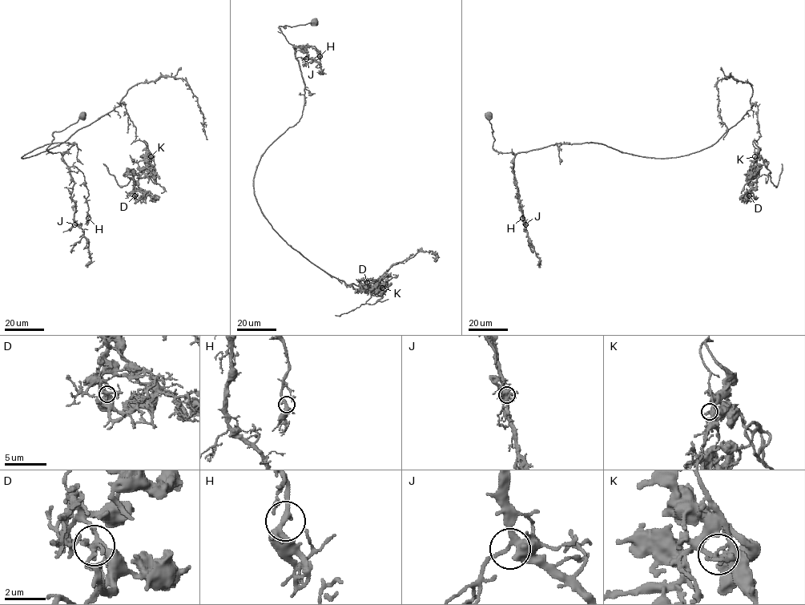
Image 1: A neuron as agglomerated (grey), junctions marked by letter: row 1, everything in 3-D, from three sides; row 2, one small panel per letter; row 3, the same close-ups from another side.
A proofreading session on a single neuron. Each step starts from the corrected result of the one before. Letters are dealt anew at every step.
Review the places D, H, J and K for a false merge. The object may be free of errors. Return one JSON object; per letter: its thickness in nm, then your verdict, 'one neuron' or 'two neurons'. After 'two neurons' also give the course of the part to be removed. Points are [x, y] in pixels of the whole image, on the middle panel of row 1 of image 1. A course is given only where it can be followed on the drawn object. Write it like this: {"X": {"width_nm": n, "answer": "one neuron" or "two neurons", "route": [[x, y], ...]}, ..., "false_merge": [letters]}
{"D": {"width_nm": 280, "answer": "one neuron"}, "H": {"width_nm": 280, "answer": "one neuron"}, "J": {"width_nm": 300, "answer": "one neuron"}, "K": {"width_nm": 280, "answer": "two neurons", "route": [[382, 288], [381, 298], [374, 289], [377, 284], [369, 289], [362, 286], [361, 291], [360, 281], [364, 277]]}, "false_merge": ["K"]}

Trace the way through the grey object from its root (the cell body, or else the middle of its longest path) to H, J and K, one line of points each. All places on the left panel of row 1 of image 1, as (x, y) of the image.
H: (81, 115), (53, 133), (47, 150), (59, 151), (67, 166), (76, 166), (83, 174), (88, 218)
J: (81, 115), (76, 122), (54, 131), (47, 149), (61, 154), (74, 183), (70, 195), (74, 224)
K: (81, 115), (52, 135), (47, 150), (65, 151), (72, 143), (22, 158), (122, 103), (150, 157)

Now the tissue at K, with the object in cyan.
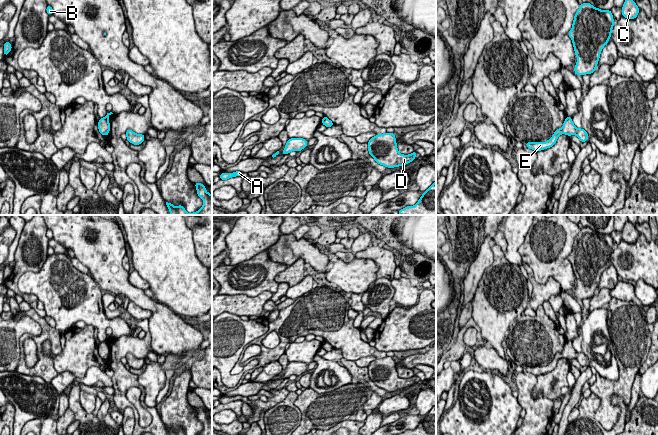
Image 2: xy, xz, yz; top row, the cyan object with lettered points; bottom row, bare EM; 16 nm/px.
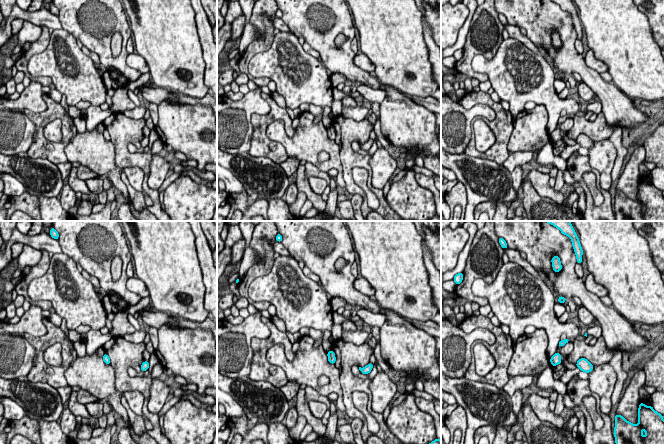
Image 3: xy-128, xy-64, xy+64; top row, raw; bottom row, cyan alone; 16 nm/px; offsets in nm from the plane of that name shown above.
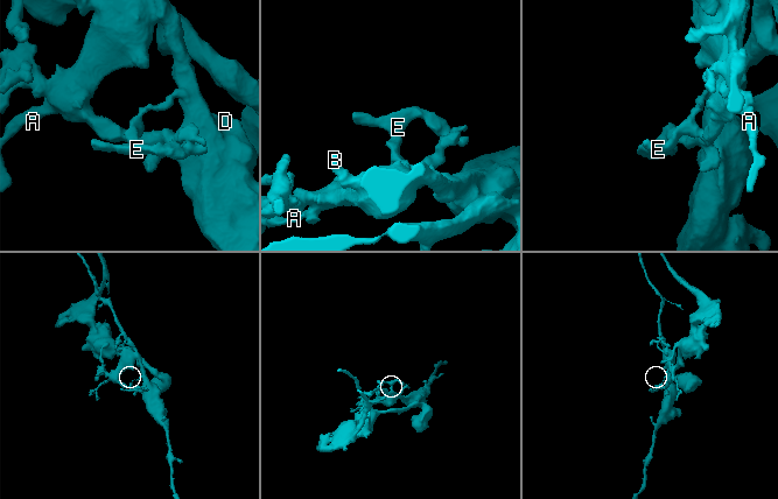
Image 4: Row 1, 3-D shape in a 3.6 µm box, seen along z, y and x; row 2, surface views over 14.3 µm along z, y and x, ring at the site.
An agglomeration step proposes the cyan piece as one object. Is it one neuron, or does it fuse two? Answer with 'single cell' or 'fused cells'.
fused cells

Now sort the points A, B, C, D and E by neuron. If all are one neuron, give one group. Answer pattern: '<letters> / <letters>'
A B C E / D

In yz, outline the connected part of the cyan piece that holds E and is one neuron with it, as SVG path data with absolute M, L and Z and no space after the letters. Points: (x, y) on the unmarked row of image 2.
M566 341L563 350L561 352L557 353L554 356L553 360L548 365L533 366L533 367L526 366L526 370L527 370L527 372L532 373L536 376L550 372L556 367L558 360L561 358L566 358L568 360L577 359L581 366L585 366L588 364L587 356L582 352L580 352L580 353L576 352L575 349L573 348L573 346L569 346L568 342Z

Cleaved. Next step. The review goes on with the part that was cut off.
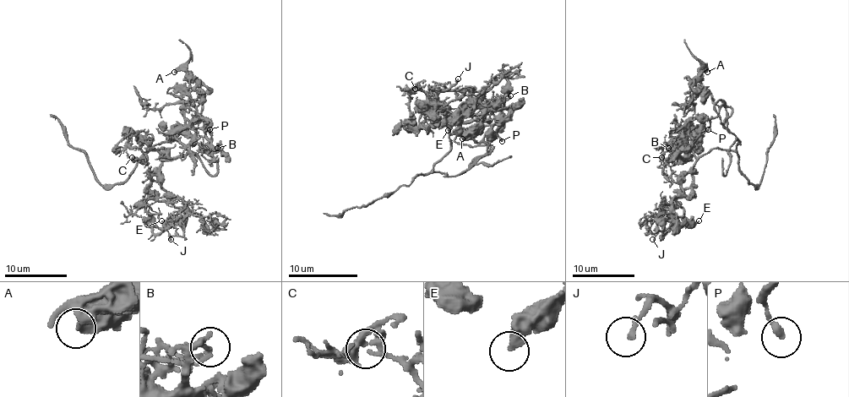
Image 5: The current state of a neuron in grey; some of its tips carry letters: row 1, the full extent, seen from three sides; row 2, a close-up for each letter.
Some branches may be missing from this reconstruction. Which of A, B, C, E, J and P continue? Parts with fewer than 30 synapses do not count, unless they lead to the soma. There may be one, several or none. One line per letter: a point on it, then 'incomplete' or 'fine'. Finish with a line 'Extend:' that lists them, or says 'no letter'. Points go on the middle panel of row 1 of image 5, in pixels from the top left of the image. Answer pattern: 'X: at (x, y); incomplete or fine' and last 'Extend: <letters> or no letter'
A: at (462, 138); fine
B: at (510, 95); fine
C: at (415, 89); fine
E: at (448, 130); fine
J: at (458, 78); fine
P: at (502, 141); fine
Extend: no letter

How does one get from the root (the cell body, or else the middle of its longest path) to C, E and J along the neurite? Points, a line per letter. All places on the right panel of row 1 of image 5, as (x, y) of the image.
C: (691, 129), (674, 148), (682, 157), (689, 157), (693, 154), (689, 149), (680, 163), (672, 163), (661, 157)
E: (691, 129), (674, 148), (694, 162), (676, 199), (683, 210), (676, 220), (699, 220)
J: (691, 129), (674, 151), (694, 162), (694, 181), (670, 209), (674, 225), (666, 233), (659, 230), (652, 239)

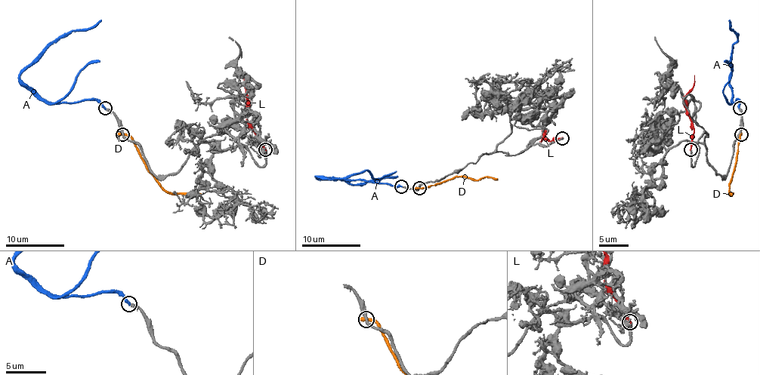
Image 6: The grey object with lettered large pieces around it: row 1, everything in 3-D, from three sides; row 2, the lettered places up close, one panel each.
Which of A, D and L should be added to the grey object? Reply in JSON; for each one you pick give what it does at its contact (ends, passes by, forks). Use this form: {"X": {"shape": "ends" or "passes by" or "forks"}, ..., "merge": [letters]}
{"A": {"shape": "ends"}, "merge": ["A"]}

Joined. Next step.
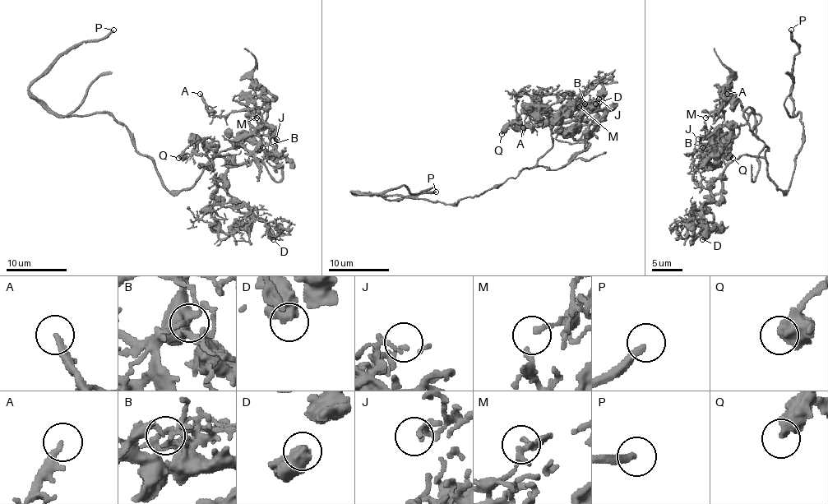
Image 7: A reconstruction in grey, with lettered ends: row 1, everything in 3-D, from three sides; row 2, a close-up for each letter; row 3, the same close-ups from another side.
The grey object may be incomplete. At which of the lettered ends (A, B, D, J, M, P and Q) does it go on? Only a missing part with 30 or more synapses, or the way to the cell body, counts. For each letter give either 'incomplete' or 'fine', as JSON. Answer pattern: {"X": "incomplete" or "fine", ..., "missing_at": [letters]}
{"A": "incomplete", "B": "fine", "D": "fine", "J": "fine", "M": "fine", "P": "fine", "Q": "fine", "missing_at": ["A"]}

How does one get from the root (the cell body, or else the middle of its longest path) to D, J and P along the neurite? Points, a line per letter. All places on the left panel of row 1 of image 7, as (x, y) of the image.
D: (160, 182), (169, 191), (183, 191), (201, 176), (212, 158), (228, 154), (227, 191), (267, 223), (273, 239)
J: (160, 182), (169, 191), (189, 188), (216, 154), (239, 147), (262, 124), (268, 126), (276, 139)
P: (160, 182), (154, 164), (136, 150), (133, 135), (110, 115), (55, 117), (30, 90), (64, 53), (113, 30)

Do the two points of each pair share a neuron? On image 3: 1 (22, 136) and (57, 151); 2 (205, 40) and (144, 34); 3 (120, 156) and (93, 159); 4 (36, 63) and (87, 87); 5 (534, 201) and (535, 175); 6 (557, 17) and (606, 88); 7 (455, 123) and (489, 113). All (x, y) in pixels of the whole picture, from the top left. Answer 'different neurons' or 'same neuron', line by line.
1: different neurons
2: different neurons
3: different neurons
4: same neuron
5: different neurons
6: same neuron
7: same neuron

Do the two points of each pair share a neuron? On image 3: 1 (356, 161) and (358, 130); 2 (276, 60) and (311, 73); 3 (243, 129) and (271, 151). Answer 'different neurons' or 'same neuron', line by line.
1: same neuron
2: same neuron
3: different neurons

